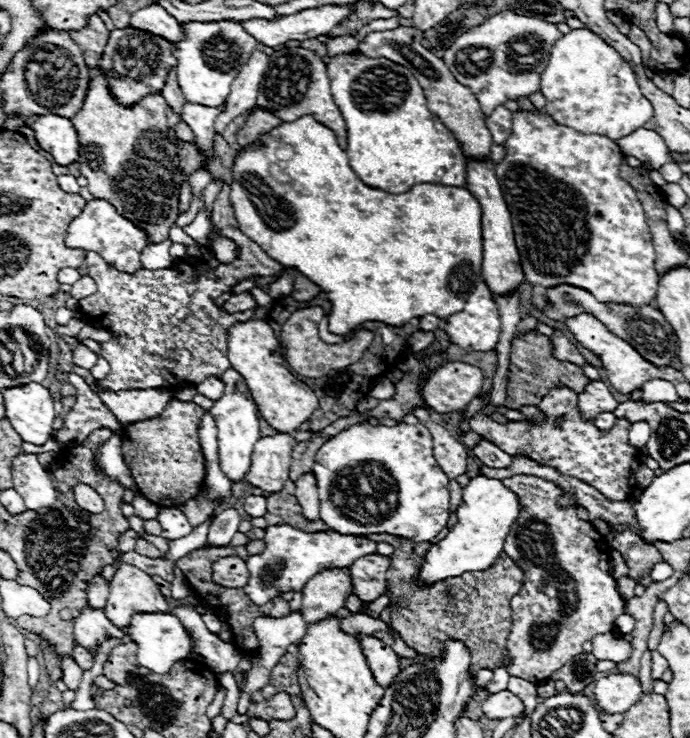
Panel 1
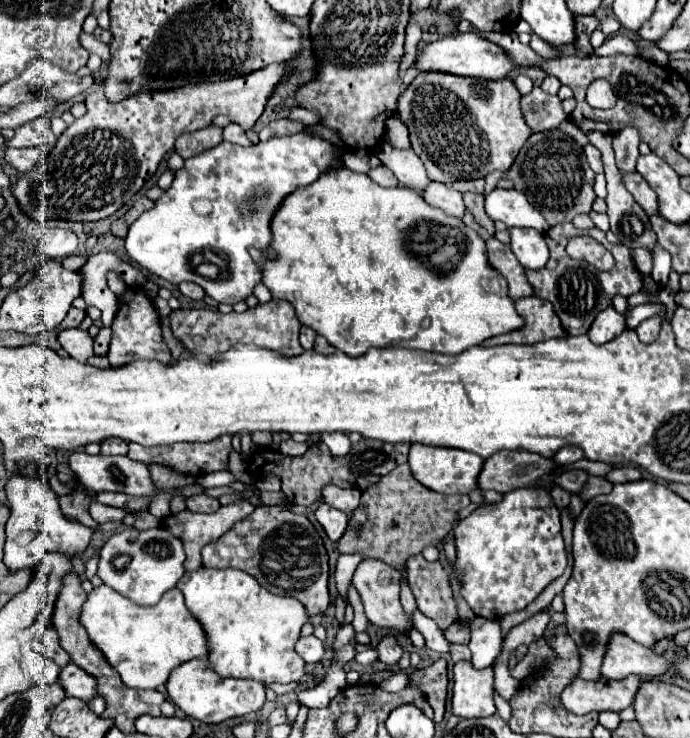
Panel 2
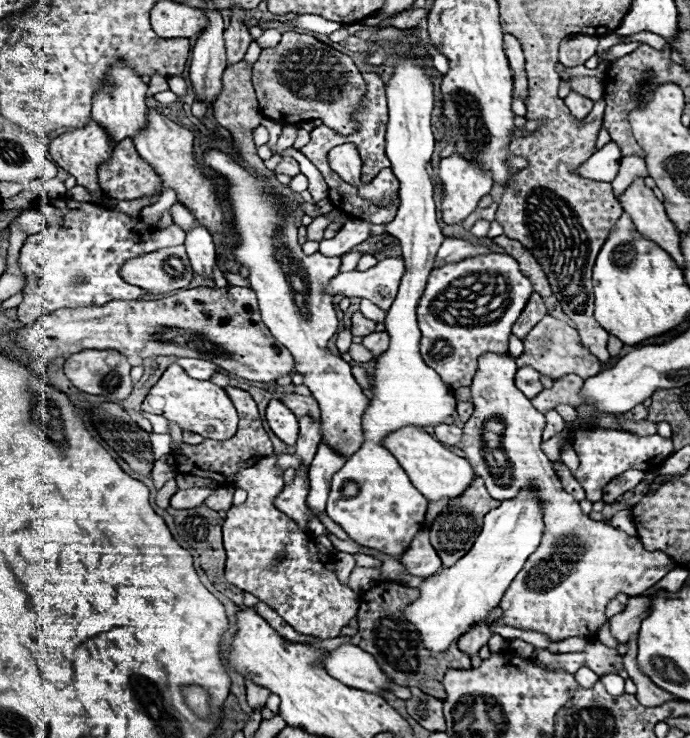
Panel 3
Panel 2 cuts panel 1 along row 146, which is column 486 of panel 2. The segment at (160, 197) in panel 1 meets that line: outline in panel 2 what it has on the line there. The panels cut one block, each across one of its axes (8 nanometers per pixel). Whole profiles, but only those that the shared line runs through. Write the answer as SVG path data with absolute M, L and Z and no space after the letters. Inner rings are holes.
M424 72L400 94L398 116L410 130L412 150L424 162L428 178L450 186L456 180L486 178L494 170L506 172L512 166L532 134L522 116L520 98L512 78L478 80L476 92L472 78Z

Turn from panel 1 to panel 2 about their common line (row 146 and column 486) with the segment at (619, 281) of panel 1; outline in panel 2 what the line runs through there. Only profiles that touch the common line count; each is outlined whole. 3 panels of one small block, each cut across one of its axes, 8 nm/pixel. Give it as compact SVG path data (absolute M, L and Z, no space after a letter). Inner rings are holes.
M530 488L512 490L504 494L504 498L498 504L486 504L474 510L468 518L456 524L454 542L456 542L454 572L458 574L462 584L460 594L476 616L490 620L524 610L566 568L566 550L560 534L560 512L552 504L546 508L534 506L534 490Z

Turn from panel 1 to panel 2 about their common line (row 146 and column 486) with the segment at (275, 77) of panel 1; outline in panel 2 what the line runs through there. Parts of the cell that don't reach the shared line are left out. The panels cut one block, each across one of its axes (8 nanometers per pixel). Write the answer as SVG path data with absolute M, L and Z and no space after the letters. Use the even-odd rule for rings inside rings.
M530 296L524 300L516 300L516 310L524 318L524 328L514 330L510 334L494 336L484 342L484 346L496 344L536 344L550 338L568 336L560 324L560 318L554 314L554 308L548 300L538 296Z

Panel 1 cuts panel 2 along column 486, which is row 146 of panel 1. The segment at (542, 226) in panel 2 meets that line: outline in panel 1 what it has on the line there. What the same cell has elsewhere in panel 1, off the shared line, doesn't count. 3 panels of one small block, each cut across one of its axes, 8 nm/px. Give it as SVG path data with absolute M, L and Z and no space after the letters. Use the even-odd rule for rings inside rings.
M184 104L182 120L192 128L194 132L194 146L198 148L200 156L214 156L214 120L218 116L218 110L206 108L200 104Z

